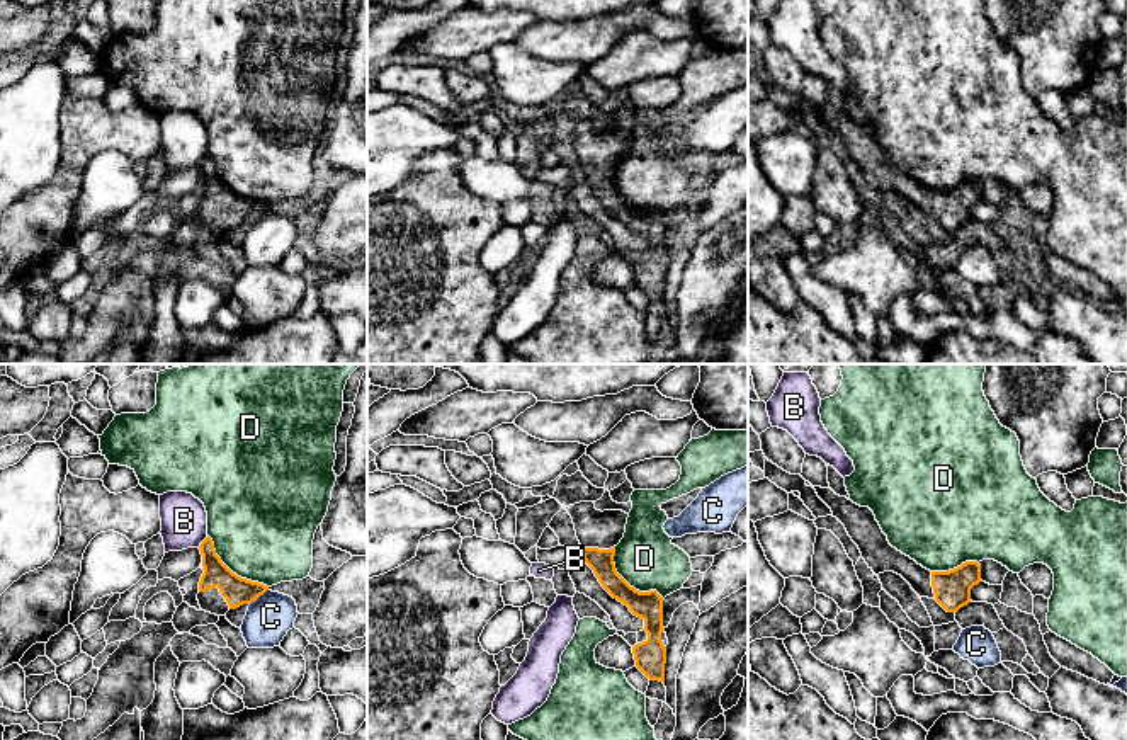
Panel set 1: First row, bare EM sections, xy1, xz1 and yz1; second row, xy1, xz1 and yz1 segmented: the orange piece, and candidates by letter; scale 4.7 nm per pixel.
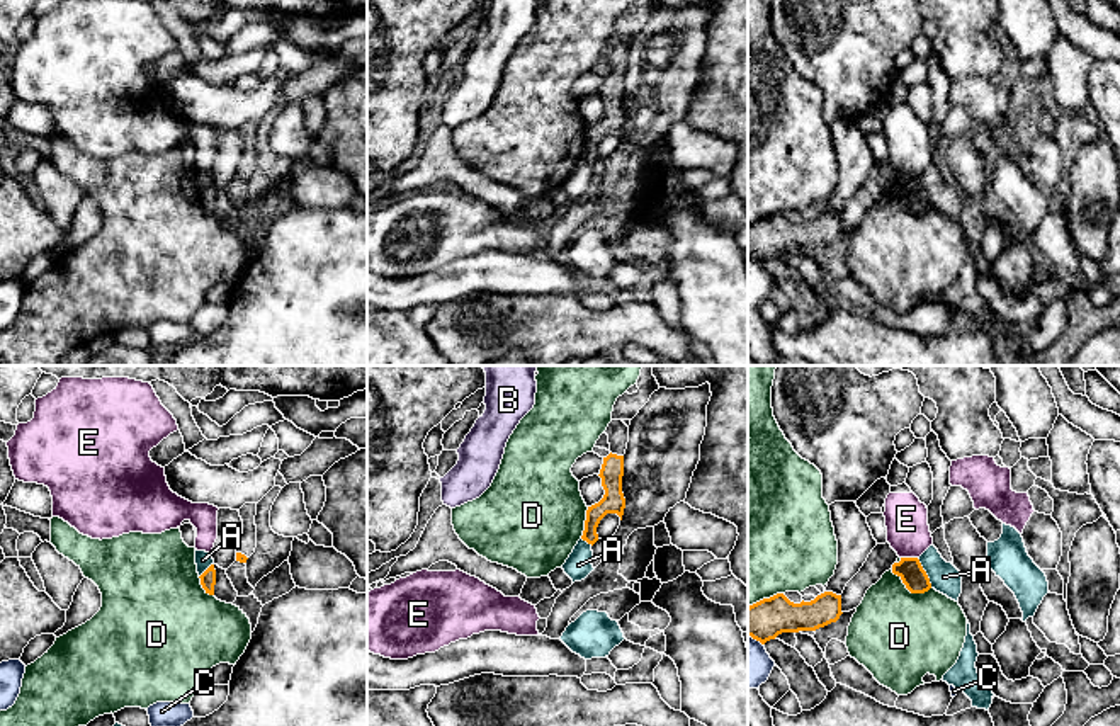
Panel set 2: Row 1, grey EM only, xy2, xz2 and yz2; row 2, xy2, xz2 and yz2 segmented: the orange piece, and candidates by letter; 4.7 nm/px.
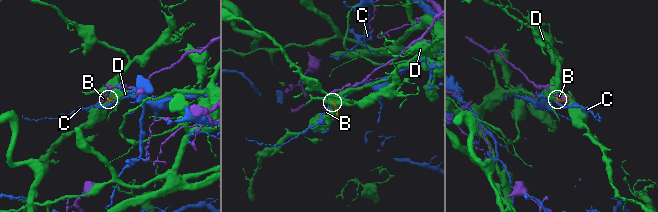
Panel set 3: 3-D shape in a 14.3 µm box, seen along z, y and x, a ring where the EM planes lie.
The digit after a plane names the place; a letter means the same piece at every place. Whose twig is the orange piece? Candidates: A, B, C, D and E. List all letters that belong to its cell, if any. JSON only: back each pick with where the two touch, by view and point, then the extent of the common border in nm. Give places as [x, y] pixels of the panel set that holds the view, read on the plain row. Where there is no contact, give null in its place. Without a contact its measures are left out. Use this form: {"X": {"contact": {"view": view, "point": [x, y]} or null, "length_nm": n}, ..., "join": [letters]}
{"join": []}

